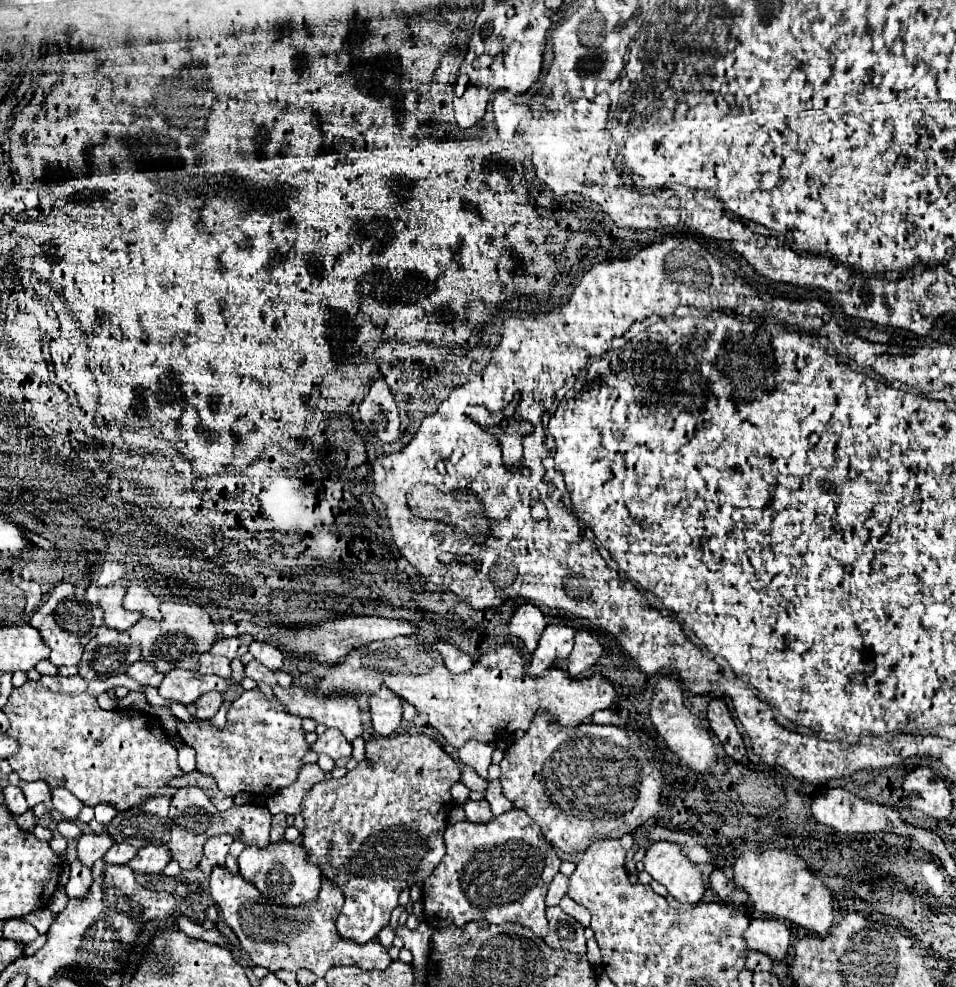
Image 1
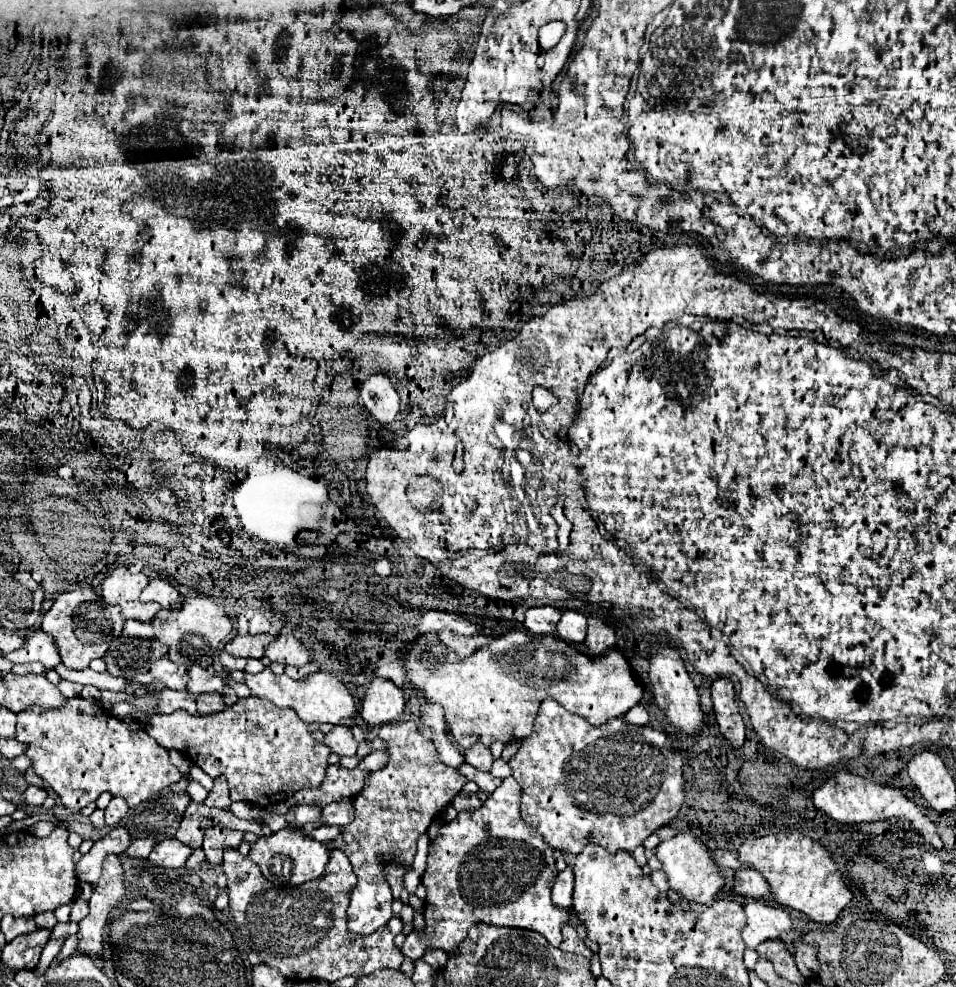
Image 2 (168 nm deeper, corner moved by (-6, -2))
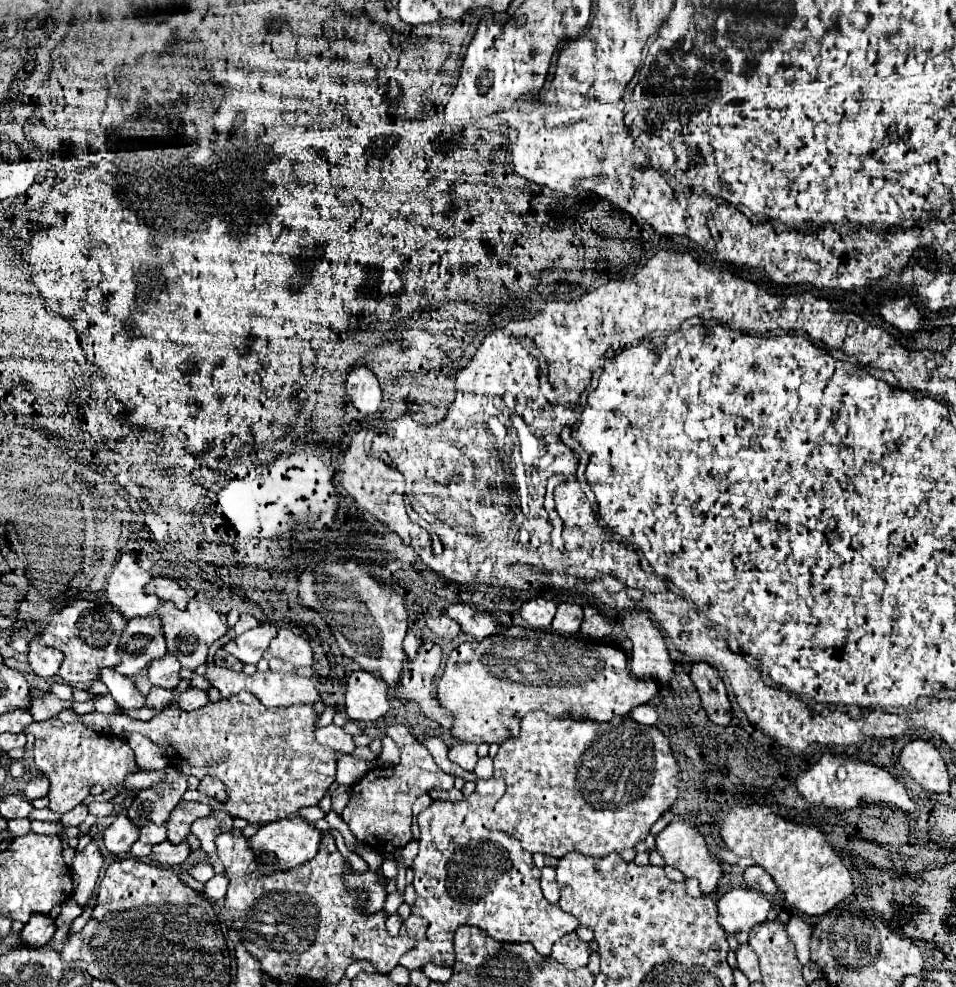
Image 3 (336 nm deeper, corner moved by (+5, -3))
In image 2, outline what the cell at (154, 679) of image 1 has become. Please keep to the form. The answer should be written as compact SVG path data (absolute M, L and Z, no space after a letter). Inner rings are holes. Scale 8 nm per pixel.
M167 656L159 658L151 666L149 672L157 680L165 682L167 688L171 688L171 690L185 690L187 688L187 666L179 666L175 662L171 662Z

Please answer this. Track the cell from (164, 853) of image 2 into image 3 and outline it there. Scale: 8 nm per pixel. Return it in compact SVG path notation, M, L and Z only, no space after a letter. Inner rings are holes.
M164 841L164 843L158 843L158 845L152 847L150 861L160 863L160 865L166 865L166 867L172 867L172 865L184 863L188 855L190 855L188 841L186 843L178 843L178 845L174 845L170 841Z

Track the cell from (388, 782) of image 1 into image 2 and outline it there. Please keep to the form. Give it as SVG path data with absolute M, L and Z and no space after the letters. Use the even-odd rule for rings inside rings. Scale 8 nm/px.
M387 722L379 728L379 738L387 742L387 752L391 754L389 764L367 776L365 788L355 796L355 820L343 826L341 834L327 844L329 848L345 852L357 876L353 904L349 904L347 910L347 924L355 934L371 934L393 916L393 894L385 880L379 854L389 854L401 866L411 866L417 852L417 838L427 832L435 816L439 816L467 784L465 776L441 762L435 744L421 736L415 722Z

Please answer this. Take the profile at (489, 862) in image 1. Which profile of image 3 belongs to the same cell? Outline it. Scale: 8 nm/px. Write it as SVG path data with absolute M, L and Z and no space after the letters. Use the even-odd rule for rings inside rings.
M478 779L476 791L462 799L460 803L434 801L428 809L418 815L420 825L420 853L412 865L414 869L414 889L416 903L412 905L410 917L402 923L400 935L412 937L416 945L400 957L400 965L408 971L422 969L426 963L452 967L454 963L454 933L460 925L476 925L484 929L496 941L530 941L534 949L548 957L552 943L566 933L576 931L578 921L564 913L558 905L552 905L544 899L540 889L540 869L532 861L532 853L528 853L518 839L504 835L498 829L494 805L506 793L506 783L502 779Z

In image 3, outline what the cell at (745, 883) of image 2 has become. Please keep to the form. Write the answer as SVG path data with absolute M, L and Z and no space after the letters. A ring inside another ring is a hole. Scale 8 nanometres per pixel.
M752 865L744 871L744 885L756 893L762 893L762 895L772 895L776 893L776 885L772 883L772 877L758 865Z

